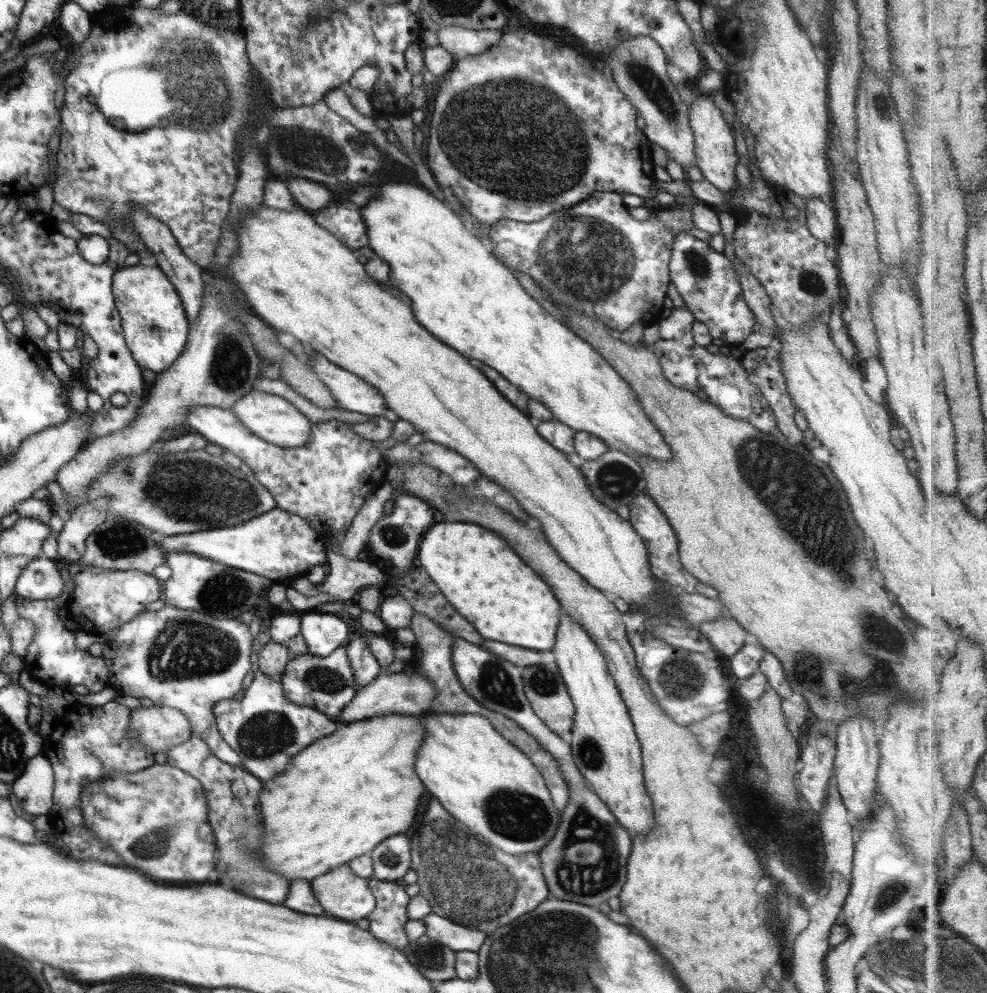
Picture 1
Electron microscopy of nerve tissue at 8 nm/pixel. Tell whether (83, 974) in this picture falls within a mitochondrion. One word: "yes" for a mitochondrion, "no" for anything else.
no

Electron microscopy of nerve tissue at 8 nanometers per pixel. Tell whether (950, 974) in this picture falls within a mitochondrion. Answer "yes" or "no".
yes

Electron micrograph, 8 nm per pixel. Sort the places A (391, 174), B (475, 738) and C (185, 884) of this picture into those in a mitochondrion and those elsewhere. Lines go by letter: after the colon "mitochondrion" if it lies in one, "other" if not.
A: other
B: other
C: other

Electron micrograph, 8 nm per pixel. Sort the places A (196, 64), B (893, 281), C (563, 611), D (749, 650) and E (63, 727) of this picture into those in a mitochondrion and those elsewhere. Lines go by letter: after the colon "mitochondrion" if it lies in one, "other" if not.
A: mitochondrion
B: other
C: other
D: other
E: mitochondrion

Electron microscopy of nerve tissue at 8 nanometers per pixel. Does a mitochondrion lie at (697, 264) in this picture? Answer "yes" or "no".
yes

